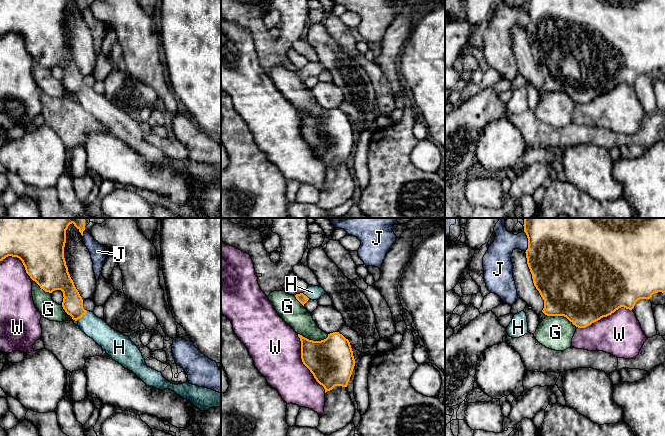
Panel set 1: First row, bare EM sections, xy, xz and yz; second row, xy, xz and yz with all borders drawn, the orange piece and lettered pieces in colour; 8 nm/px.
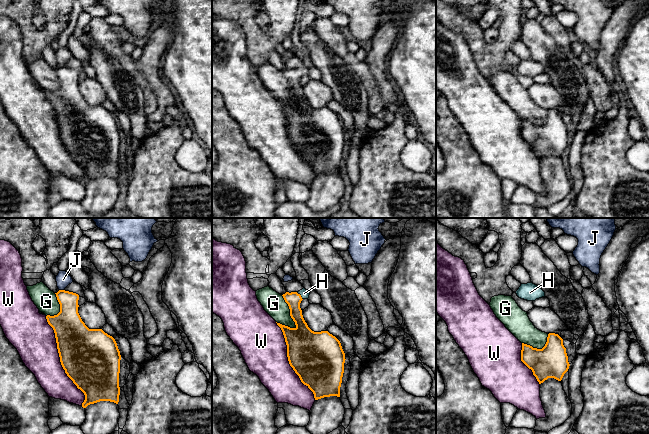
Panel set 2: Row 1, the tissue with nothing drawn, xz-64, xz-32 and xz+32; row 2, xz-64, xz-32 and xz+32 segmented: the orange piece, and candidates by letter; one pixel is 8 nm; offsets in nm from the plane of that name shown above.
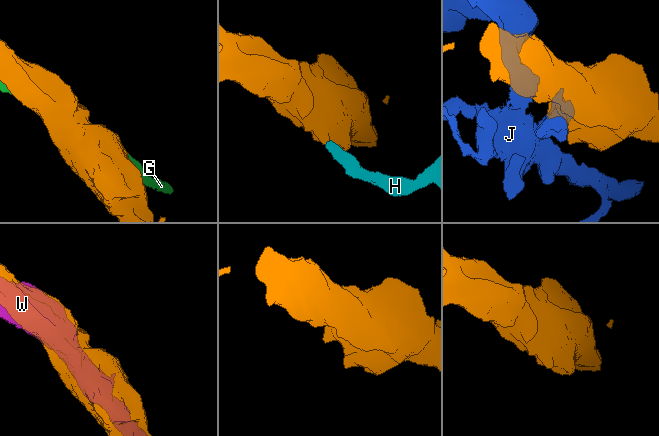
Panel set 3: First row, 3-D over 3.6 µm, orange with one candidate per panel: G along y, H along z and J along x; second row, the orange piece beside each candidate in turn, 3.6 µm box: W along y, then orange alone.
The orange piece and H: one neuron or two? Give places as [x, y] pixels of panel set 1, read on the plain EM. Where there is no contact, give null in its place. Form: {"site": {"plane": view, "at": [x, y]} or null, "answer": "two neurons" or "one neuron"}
{"site": {"plane": "xy", "at": [81, 92]}, "answer": "one neuron"}

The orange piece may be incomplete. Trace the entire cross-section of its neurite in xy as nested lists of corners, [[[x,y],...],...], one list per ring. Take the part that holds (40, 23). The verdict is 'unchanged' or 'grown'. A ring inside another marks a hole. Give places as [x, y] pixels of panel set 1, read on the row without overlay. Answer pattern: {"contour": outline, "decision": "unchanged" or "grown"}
{"contour": [[[0,0],[0,37],[8,32],[19,34],[30,54],[35,57],[45,68],[52,69],[55,66],[63,68],[62,83],[65,88],[78,98],[79,104],[92,114],[106,129],[121,140],[125,145],[132,147],[147,162],[156,165],[170,165],[177,171],[189,176],[201,187],[207,187],[212,183],[221,182],[221,169],[212,165],[192,161],[188,158],[172,160],[168,158],[161,148],[158,148],[145,139],[139,124],[129,115],[114,105],[104,96],[98,94],[93,88],[83,83],[83,75],[76,65],[68,48],[64,34],[66,19],[66,6],[70,0]]], "decision": "grown"}

